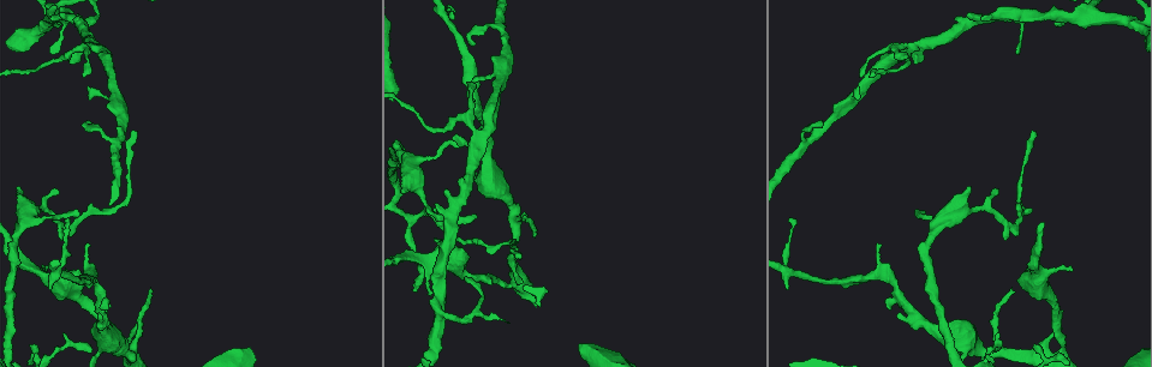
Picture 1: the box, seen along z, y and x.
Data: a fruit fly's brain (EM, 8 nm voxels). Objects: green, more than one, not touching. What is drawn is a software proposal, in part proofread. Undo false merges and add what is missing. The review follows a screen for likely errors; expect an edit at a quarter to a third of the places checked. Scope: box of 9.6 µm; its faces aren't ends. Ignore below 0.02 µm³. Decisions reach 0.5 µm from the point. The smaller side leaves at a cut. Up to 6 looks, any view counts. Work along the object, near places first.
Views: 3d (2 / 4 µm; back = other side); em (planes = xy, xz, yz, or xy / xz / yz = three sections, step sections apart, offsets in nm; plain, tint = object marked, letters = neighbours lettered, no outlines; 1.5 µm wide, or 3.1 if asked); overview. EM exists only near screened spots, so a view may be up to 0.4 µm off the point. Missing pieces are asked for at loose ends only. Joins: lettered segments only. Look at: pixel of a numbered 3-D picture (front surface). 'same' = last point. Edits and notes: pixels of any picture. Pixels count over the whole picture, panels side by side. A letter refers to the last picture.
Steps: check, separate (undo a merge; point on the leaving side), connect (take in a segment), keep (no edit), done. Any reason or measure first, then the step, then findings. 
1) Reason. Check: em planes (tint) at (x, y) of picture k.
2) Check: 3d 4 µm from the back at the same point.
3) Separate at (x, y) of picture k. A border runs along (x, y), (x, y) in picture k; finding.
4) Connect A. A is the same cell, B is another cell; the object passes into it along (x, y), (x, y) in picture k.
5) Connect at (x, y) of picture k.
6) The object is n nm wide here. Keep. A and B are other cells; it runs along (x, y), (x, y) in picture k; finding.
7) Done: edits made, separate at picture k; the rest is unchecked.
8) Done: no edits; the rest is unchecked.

Four or more arms meet. Check: em xy step 8 (tint) at (476, 145) of picture 1.

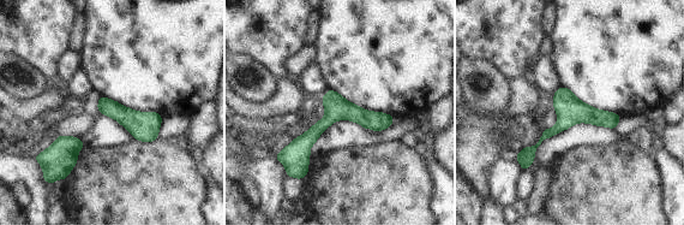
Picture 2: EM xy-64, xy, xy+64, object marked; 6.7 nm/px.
Cut it another way. Check: em planes (letters) at the same point.

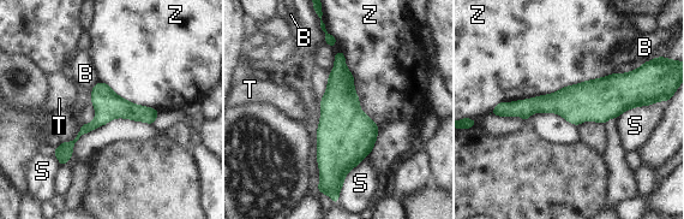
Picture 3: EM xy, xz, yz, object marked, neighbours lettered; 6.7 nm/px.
The object is 190 nm wide here; the longest contact is with Z, 850 nm. Keep. B, S, T and Z are other cells; continuous, no second neuron.

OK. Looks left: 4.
Branch stops here. Check: em planes (letters) at (53, 14) of picture 1.

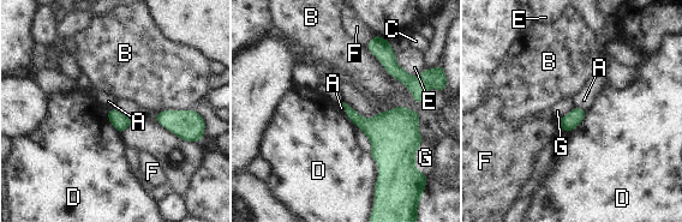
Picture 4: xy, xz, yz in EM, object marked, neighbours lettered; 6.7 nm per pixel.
Keep. A, B, C, D, E, F and G are other cells; a border runs along (575, 107), (585, 110) in picture 4; no lettered segment goes on from it.

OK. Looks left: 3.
Tapers out. Check: em planes (letters) at (84, 77) of picture 1.

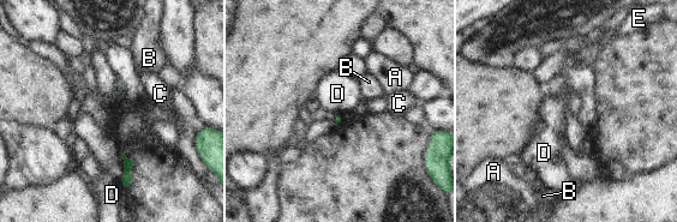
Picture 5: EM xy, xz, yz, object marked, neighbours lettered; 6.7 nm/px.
Keep. A, B, C, D and E are other cells; a border runs along (120, 181), (126, 191) in picture 5; no lettered segment goes on from it.

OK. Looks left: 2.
Done: no edits; the rest is unchecked.

